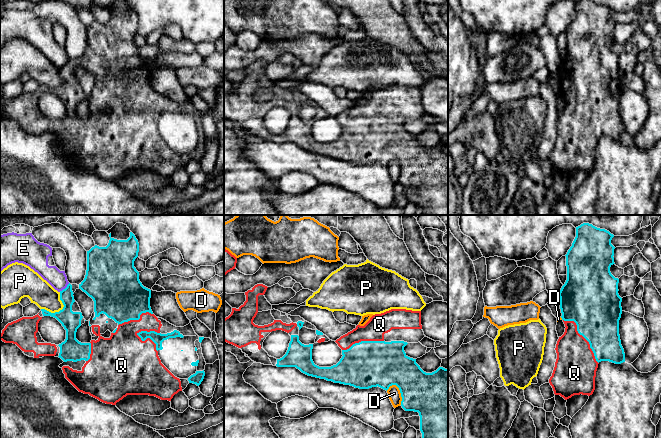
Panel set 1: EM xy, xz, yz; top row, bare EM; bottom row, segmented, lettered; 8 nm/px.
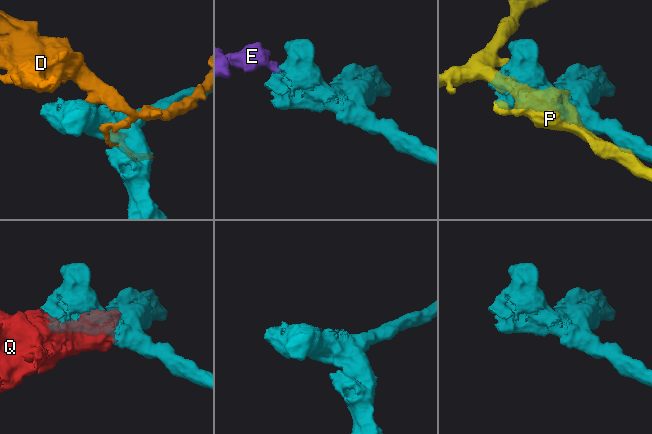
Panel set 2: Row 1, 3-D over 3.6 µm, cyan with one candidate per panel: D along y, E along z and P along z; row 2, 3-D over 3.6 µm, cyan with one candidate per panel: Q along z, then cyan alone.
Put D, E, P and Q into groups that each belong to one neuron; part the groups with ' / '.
D / E / P / Q

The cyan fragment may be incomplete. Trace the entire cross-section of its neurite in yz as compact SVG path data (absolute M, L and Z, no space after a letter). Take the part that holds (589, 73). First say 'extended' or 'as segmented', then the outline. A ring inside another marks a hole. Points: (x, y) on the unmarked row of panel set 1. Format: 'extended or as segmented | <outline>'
extended | M581 0L576 3L576 13L566 32L567 56L562 62L560 85L565 108L559 113L556 120L557 135L549 159L555 171L560 171L565 176L574 171L592 171L595 166L595 153L598 140L609 137L615 140L625 138L625 129L619 111L619 96L622 90L622 74L618 70L619 55L615 54L610 43L614 39L614 25L611 16L614 13L609 7L600 5L592 0Z

